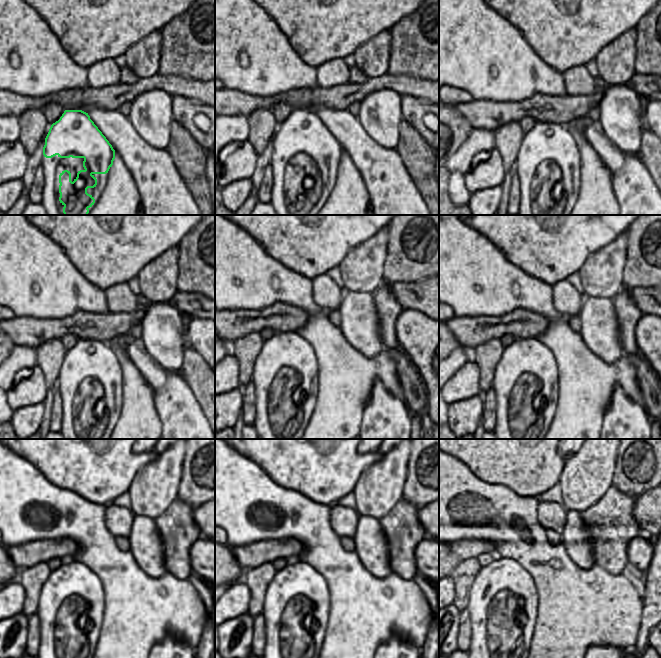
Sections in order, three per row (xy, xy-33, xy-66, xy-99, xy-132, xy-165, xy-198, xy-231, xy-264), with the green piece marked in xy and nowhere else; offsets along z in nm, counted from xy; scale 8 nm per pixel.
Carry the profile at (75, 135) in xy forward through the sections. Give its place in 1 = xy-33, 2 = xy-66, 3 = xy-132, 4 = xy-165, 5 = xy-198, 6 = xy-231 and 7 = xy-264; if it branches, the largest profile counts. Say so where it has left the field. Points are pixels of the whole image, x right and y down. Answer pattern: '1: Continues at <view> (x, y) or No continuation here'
1: Continues at xy-33 (299, 133)
2: Continues at xy-66 (514, 135)
3: Continues at xy-132 (298, 352)
4: Continues at xy-165 (509, 390)
5: Continues at xy-198 (60, 611)
6: Continues at xy-231 (284, 609)
7: Continues at xy-264 (508, 599)

